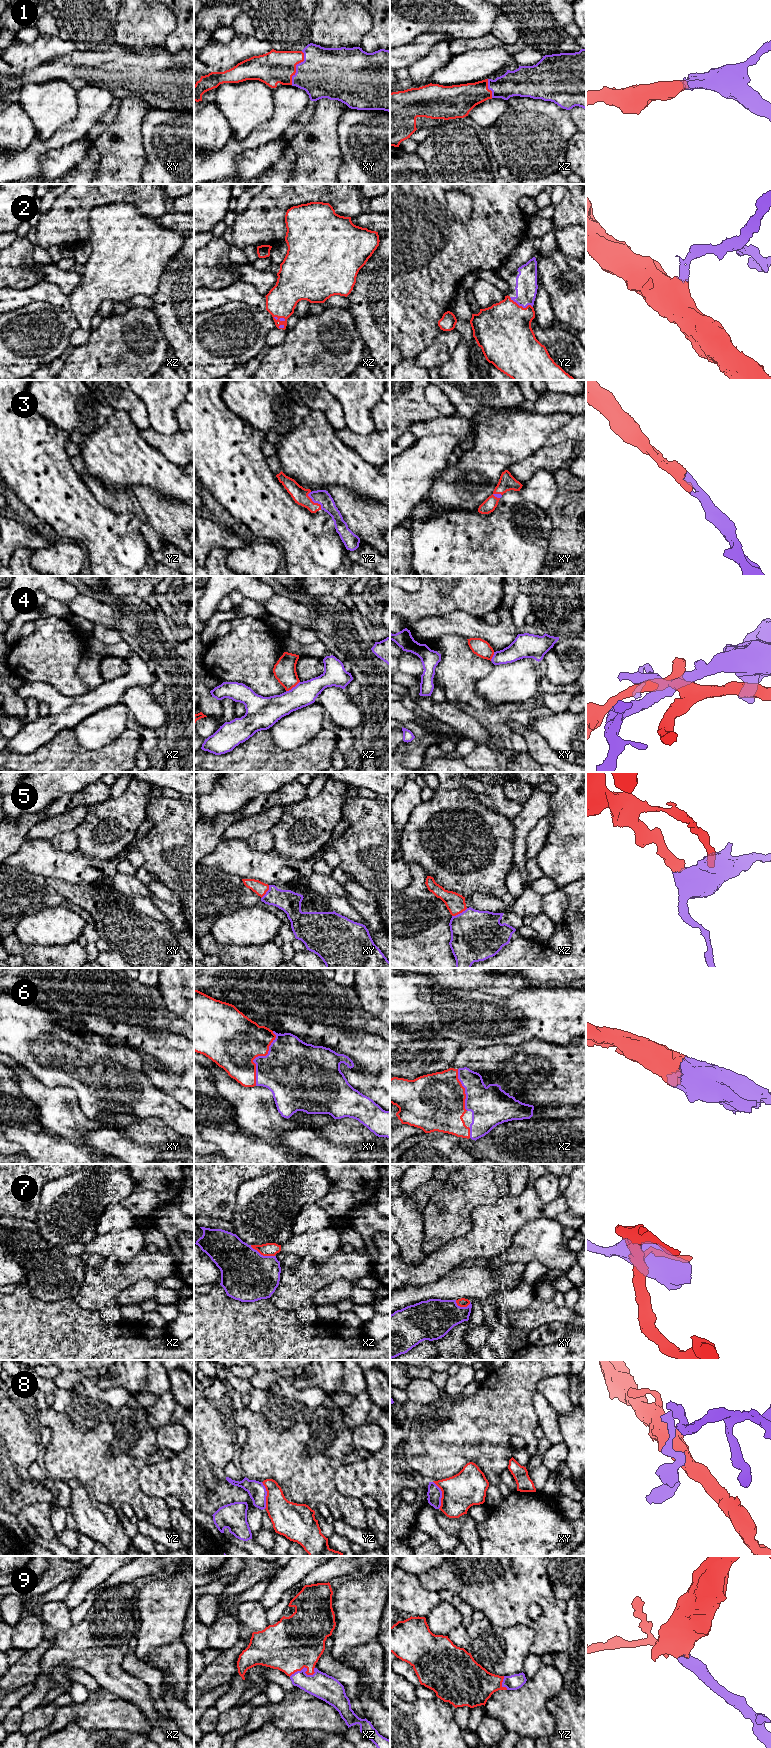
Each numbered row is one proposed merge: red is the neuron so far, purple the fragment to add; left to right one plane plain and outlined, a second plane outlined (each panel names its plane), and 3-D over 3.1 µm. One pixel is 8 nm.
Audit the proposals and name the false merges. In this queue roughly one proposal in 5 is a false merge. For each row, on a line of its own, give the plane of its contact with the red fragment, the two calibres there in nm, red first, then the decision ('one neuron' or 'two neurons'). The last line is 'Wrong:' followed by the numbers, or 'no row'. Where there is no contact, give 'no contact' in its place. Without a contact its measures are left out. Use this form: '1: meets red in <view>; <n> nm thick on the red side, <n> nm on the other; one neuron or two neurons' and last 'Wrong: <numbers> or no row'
1: meets red in xy; 260 nm thick on the red side, 400 nm on the other; one neuron
2: meets red in yz; 440 nm thick on the red side, 180 nm on the other; one neuron
3: meets red in yz; 130 nm thick on the red side, 120 nm on the other; one neuron
4: meets red in xz; 180 nm thick on the red side, 200 nm on the other; two neurons
5: meets red in xz; 160 nm thick on the red side, 400 nm on the other; one neuron
6: meets red in xy; 440 nm thick on the red side, 400 nm on the other; one neuron
7: meets red in xz; 110 nm thick on the red side, 420 nm on the other; two neurons
8: meets red in xy; 280 nm thick on the red side, 120 nm on the other; two neurons
9: meets red in xz; 420 nm thick on the red side, 200 nm on the other; one neuron
Wrong: 4, 7, 8

